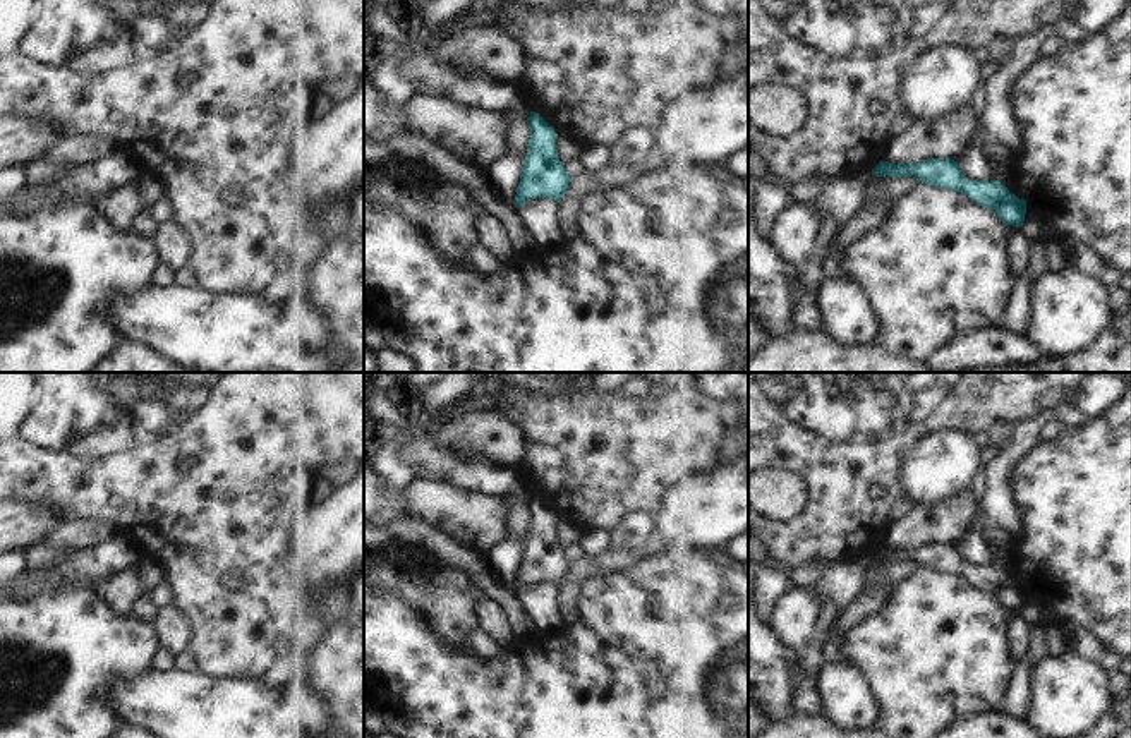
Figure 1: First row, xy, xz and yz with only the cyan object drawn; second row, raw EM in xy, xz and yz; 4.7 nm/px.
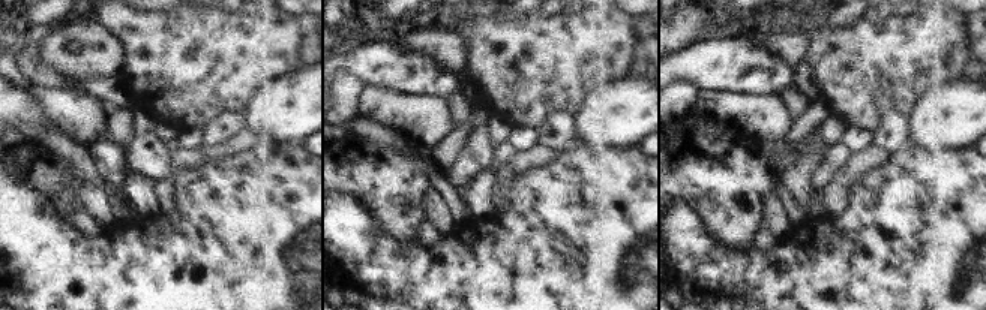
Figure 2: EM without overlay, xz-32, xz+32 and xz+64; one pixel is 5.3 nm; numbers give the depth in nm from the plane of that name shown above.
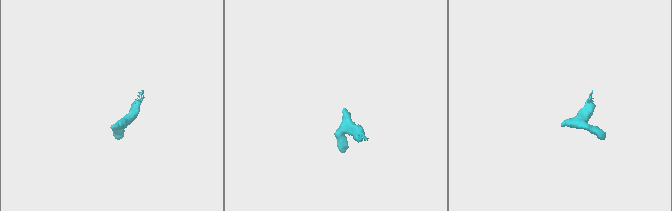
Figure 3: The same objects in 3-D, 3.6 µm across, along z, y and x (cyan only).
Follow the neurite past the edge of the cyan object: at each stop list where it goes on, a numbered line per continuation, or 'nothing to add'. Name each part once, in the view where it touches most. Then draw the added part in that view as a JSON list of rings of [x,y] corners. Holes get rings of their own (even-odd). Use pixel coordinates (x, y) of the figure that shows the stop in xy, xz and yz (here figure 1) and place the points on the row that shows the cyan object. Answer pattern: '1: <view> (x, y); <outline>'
nothing to add

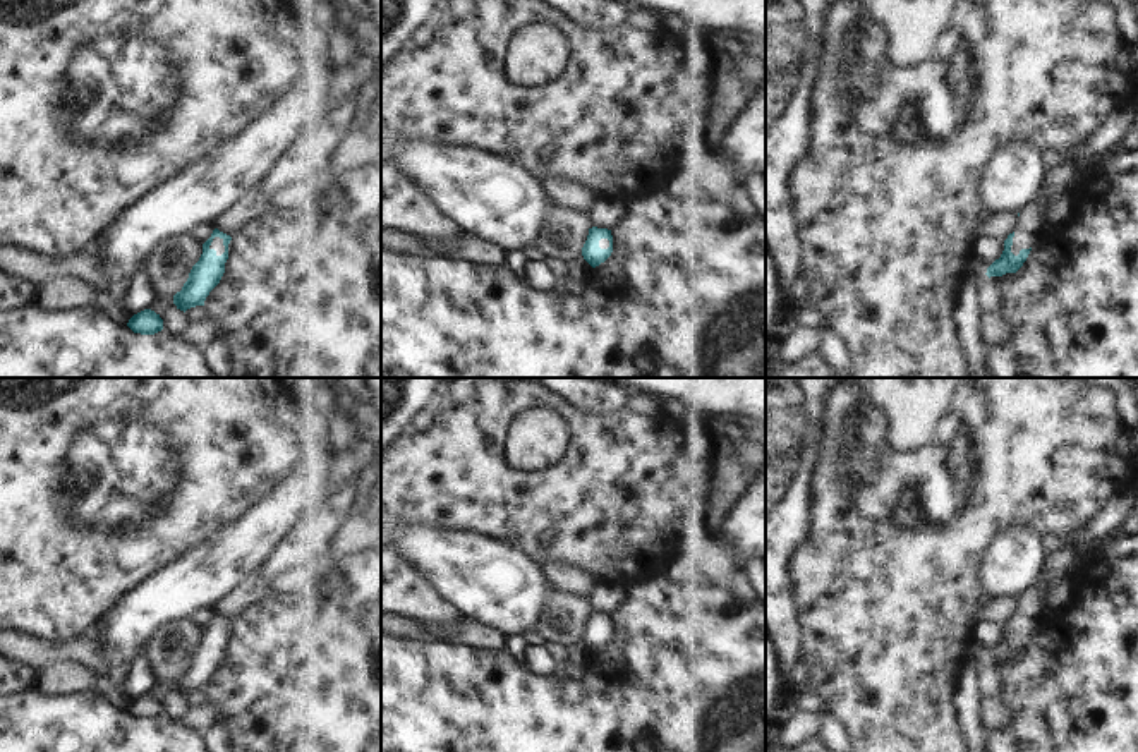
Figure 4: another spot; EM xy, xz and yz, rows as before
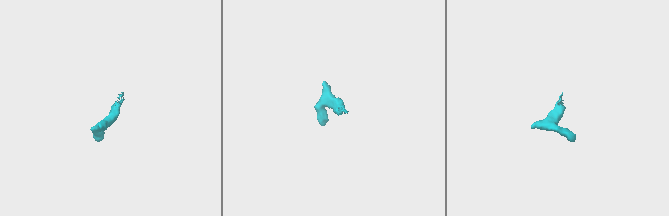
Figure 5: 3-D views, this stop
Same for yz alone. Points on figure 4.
1: yz (1041, 218); [[[1066,192],[1045,201],[1035,199],[1020,213],[1011,252],[1018,256],[1021,249],[1030,249],[1035,244],[1049,239],[1057,227],[1069,220],[1071,208]]]

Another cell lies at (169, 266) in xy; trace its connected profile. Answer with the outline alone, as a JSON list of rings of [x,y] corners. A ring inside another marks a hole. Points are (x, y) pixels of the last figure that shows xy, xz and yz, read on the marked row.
[[[177,233],[154,249],[146,259],[154,297],[173,297],[180,292],[201,254],[203,244],[191,233]]]

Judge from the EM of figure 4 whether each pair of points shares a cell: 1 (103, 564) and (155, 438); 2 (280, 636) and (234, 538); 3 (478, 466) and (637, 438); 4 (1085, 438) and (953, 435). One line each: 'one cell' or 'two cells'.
1: one cell
2: two cells
3: one cell
4: one cell

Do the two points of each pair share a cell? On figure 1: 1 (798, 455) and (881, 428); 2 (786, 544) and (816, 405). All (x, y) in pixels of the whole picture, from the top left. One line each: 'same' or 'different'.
1: same
2: same

